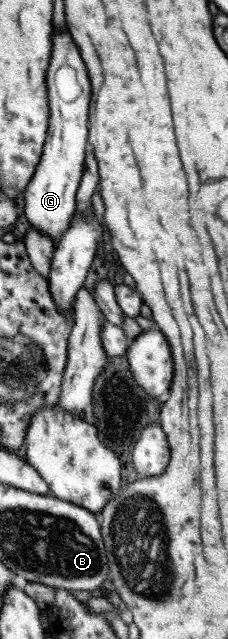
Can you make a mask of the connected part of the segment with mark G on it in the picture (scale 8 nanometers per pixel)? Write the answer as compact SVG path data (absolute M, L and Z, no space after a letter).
M53 27L51 34L51 57L45 72L45 83L48 92L47 105L49 108L47 131L38 164L35 166L32 178L23 192L23 214L27 219L24 225L32 226L32 228L39 230L42 234L48 235L48 238L51 238L53 245L55 245L64 230L67 229L71 216L75 213L75 192L81 179L84 151L85 146L88 144L87 119L91 93L85 64L82 62L80 53L66 29L56 30Z

